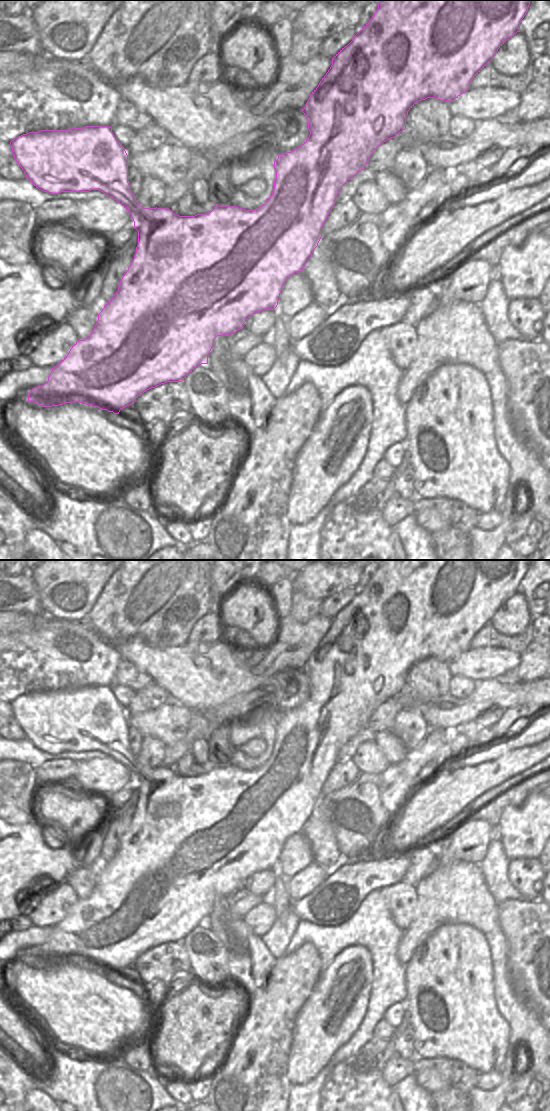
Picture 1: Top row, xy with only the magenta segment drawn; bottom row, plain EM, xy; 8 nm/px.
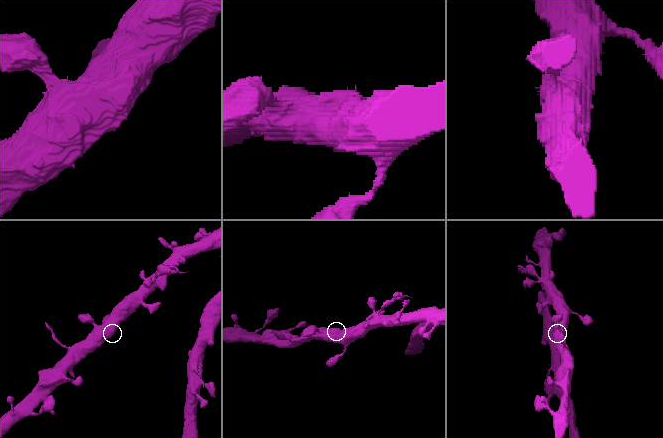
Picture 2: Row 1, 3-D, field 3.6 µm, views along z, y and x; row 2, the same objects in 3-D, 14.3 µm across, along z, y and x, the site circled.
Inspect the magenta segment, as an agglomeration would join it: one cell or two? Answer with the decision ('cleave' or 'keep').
keep

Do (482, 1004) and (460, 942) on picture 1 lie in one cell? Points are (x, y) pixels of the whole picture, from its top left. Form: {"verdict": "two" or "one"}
{"verdict": "one"}

